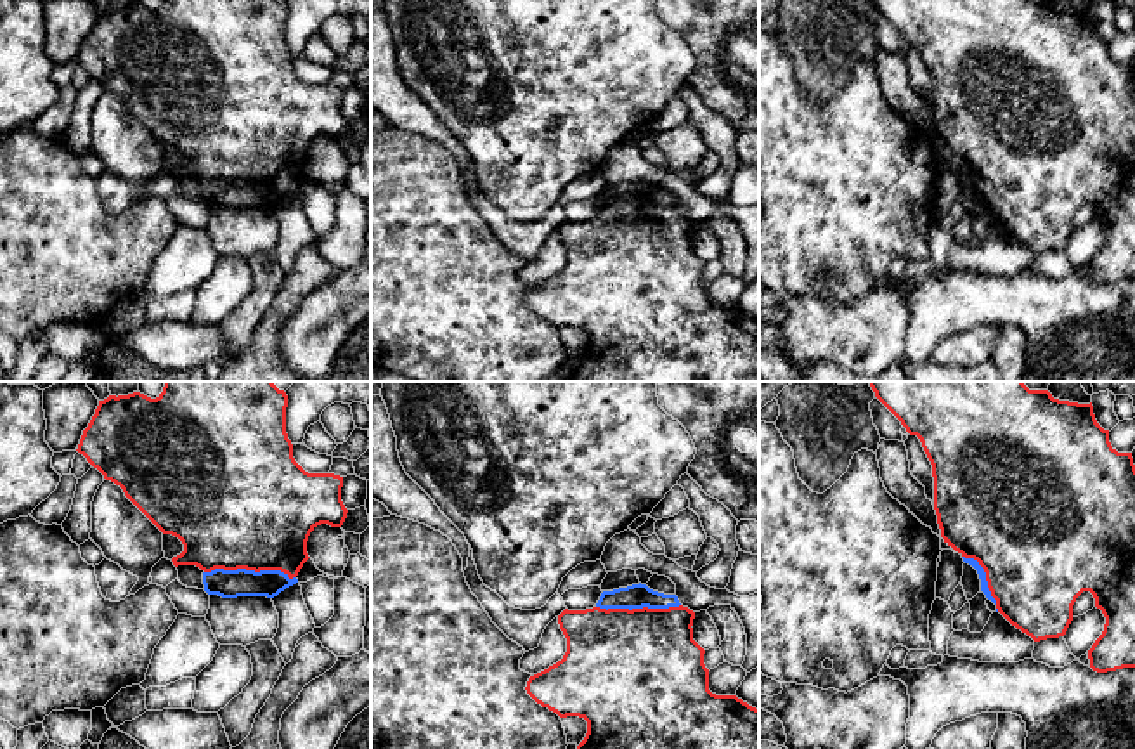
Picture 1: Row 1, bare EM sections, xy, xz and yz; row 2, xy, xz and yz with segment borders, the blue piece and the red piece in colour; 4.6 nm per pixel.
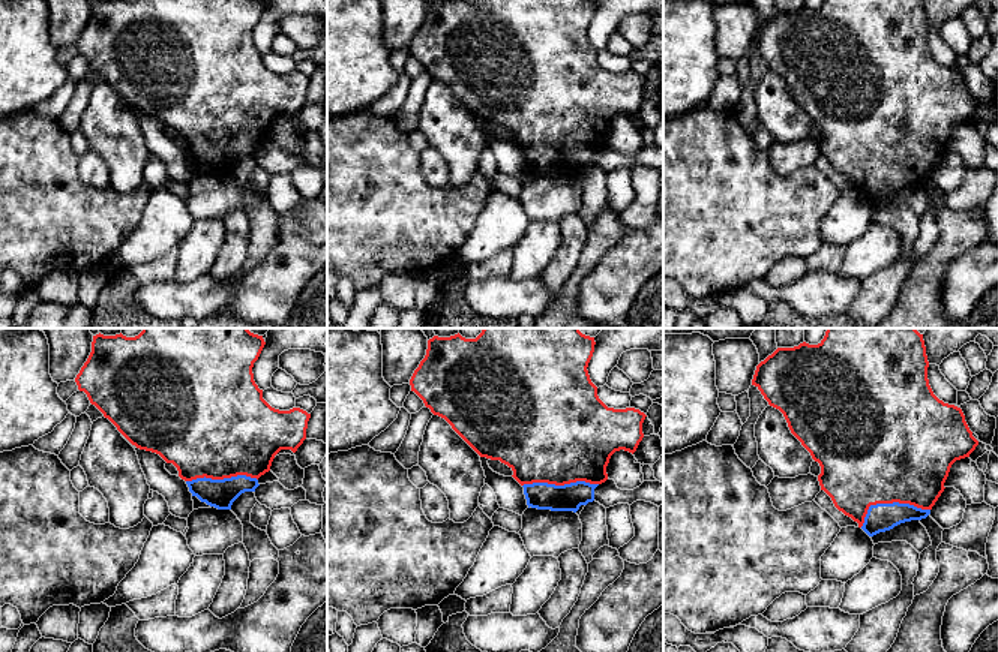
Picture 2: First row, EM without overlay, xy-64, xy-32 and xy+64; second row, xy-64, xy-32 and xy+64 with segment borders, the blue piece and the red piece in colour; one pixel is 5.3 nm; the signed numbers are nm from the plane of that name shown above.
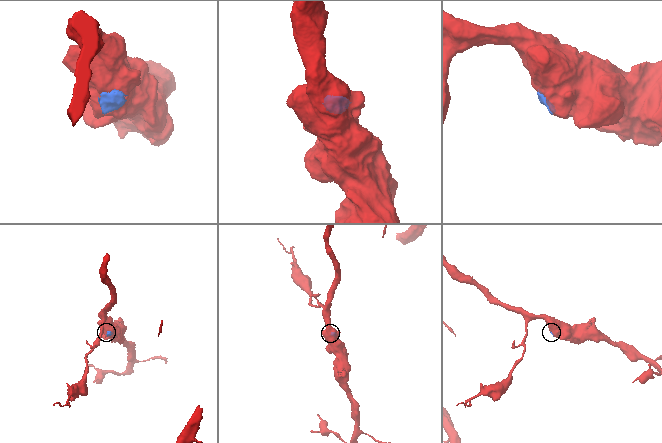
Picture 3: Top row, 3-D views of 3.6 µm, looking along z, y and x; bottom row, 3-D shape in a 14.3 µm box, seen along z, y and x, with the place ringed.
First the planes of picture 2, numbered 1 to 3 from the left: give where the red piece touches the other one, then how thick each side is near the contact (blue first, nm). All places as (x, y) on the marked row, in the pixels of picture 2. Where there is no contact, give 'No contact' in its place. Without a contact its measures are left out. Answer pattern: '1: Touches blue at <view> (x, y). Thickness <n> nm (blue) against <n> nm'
1: Touches blue at xy-64 (221, 480). Thickness 160 nm (blue) against 480 nm
2: Touches blue at xy-32 (560, 486). Thickness 140 nm (blue) against 480 nm
3: Touches blue at xy+64 (889, 504). Thickness 150 nm (blue) against 480 nm

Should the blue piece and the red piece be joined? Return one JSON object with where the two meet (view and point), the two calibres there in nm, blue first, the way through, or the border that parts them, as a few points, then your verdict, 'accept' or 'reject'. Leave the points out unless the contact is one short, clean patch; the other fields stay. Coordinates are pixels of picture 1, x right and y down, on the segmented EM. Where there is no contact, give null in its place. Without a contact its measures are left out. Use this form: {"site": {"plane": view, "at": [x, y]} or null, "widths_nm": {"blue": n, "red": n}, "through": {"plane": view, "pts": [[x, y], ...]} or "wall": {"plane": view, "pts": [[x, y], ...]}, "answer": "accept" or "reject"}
{"site": {"plane": "xy", "at": [250, 571]}, "widths_nm": {"blue": 130, "red": 480}, "answer": "accept"}

